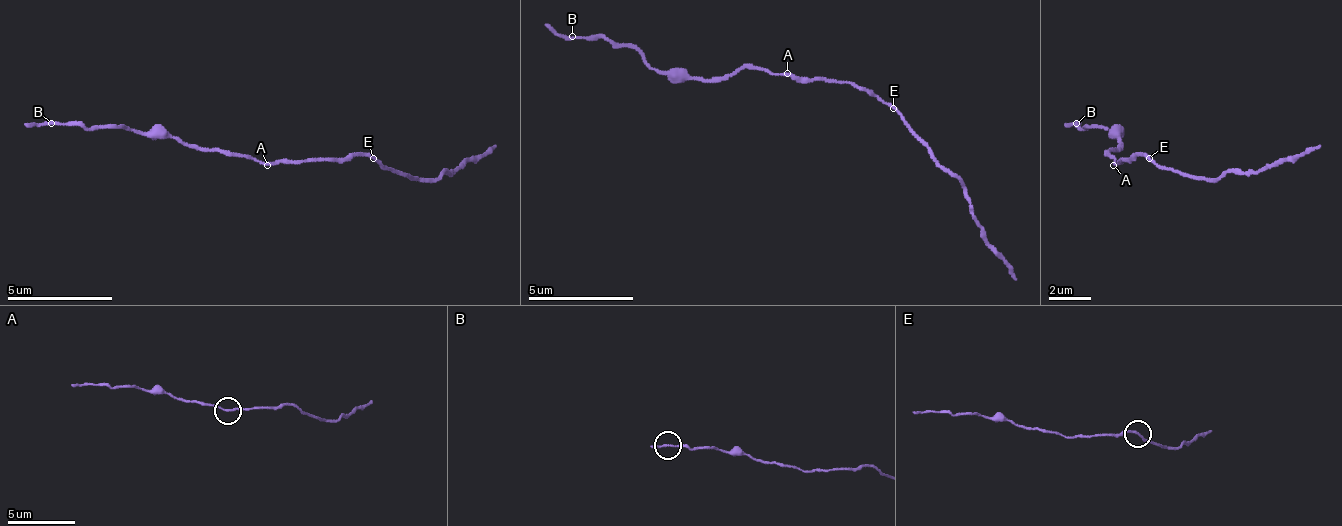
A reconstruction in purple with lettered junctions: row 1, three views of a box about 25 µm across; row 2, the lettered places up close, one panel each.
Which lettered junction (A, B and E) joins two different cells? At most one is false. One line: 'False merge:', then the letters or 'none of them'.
False merge: none of them

